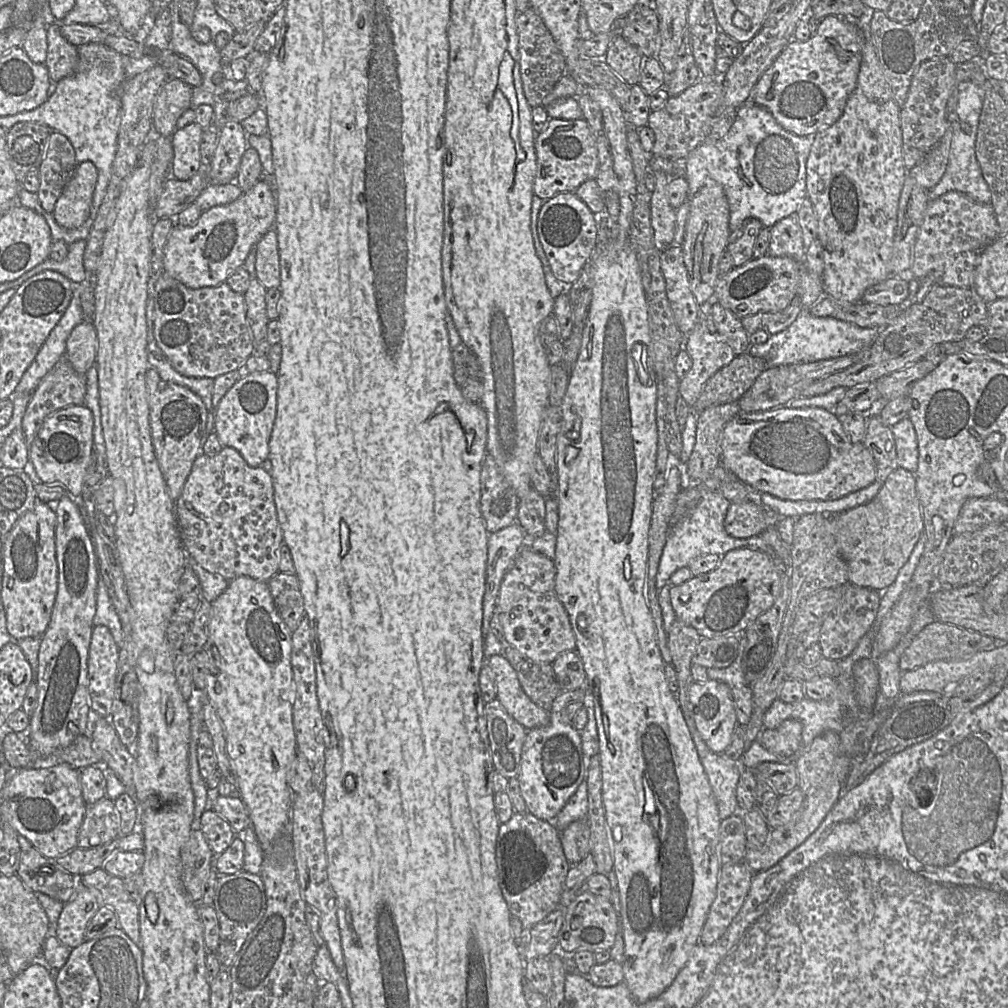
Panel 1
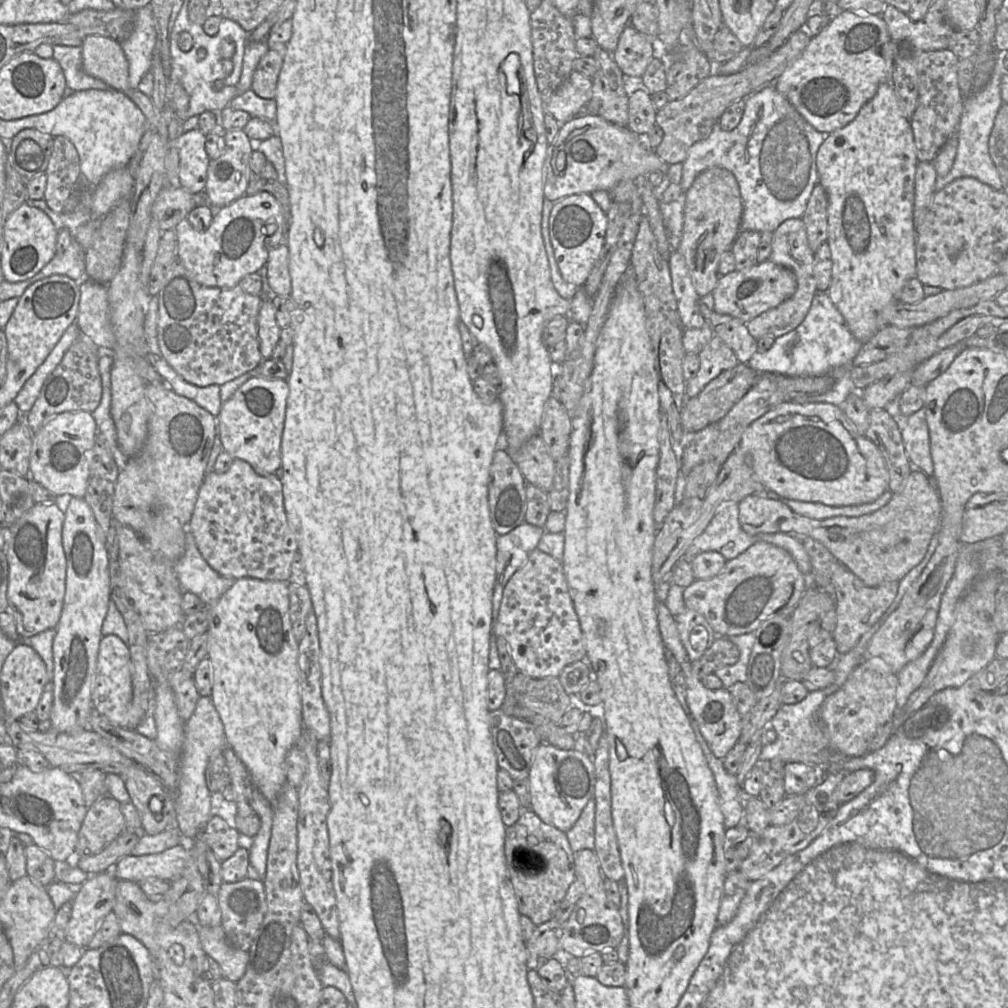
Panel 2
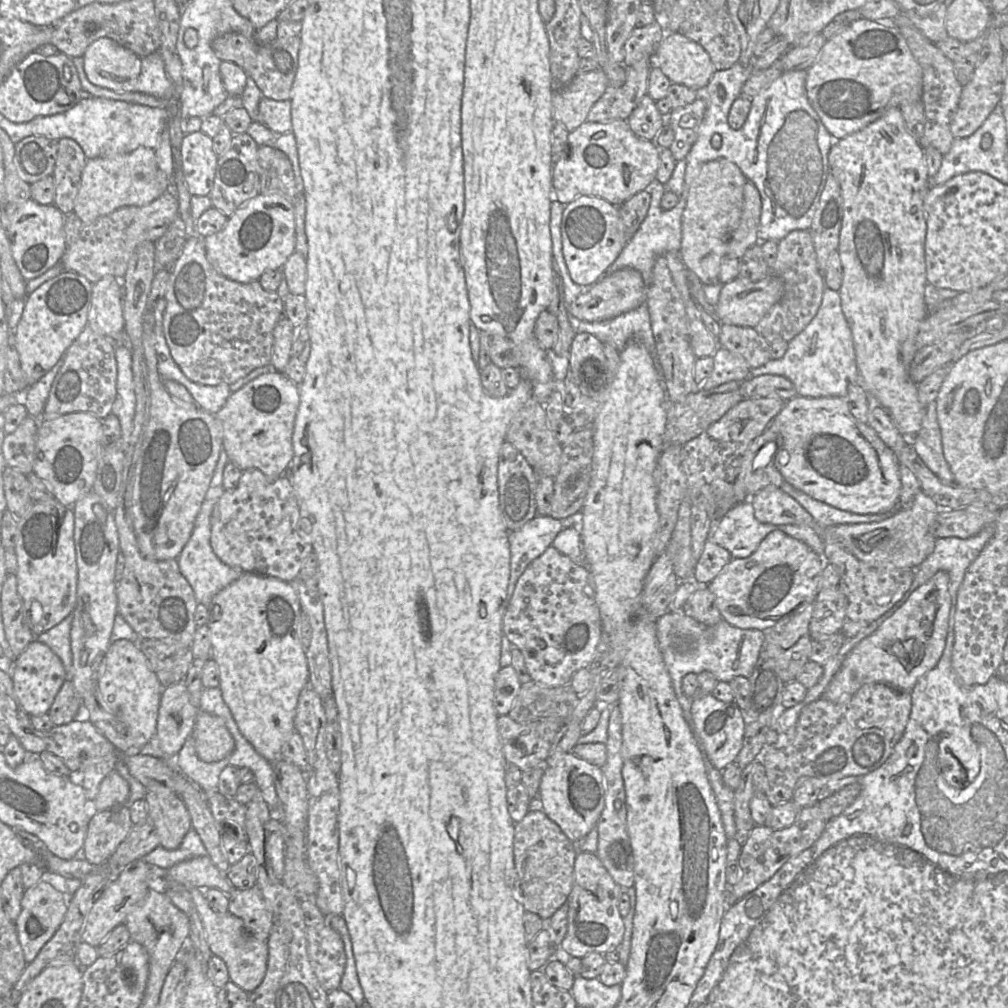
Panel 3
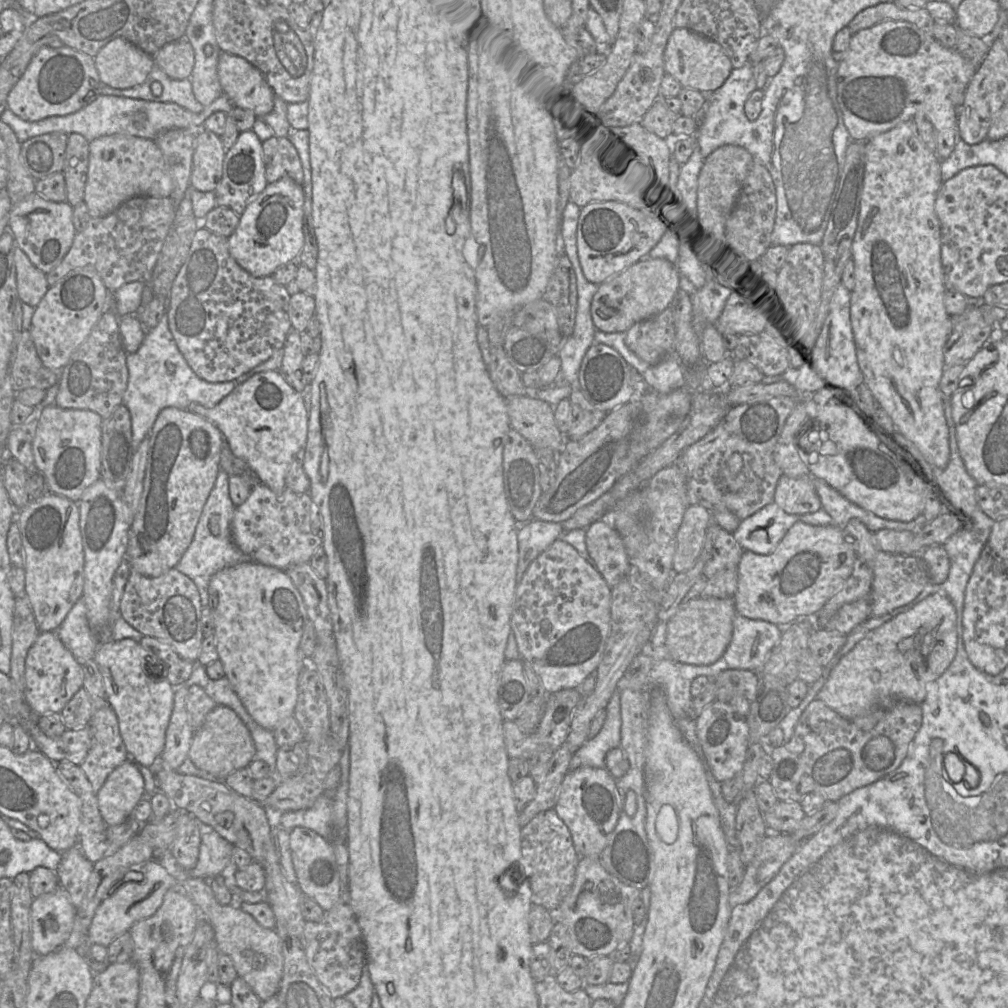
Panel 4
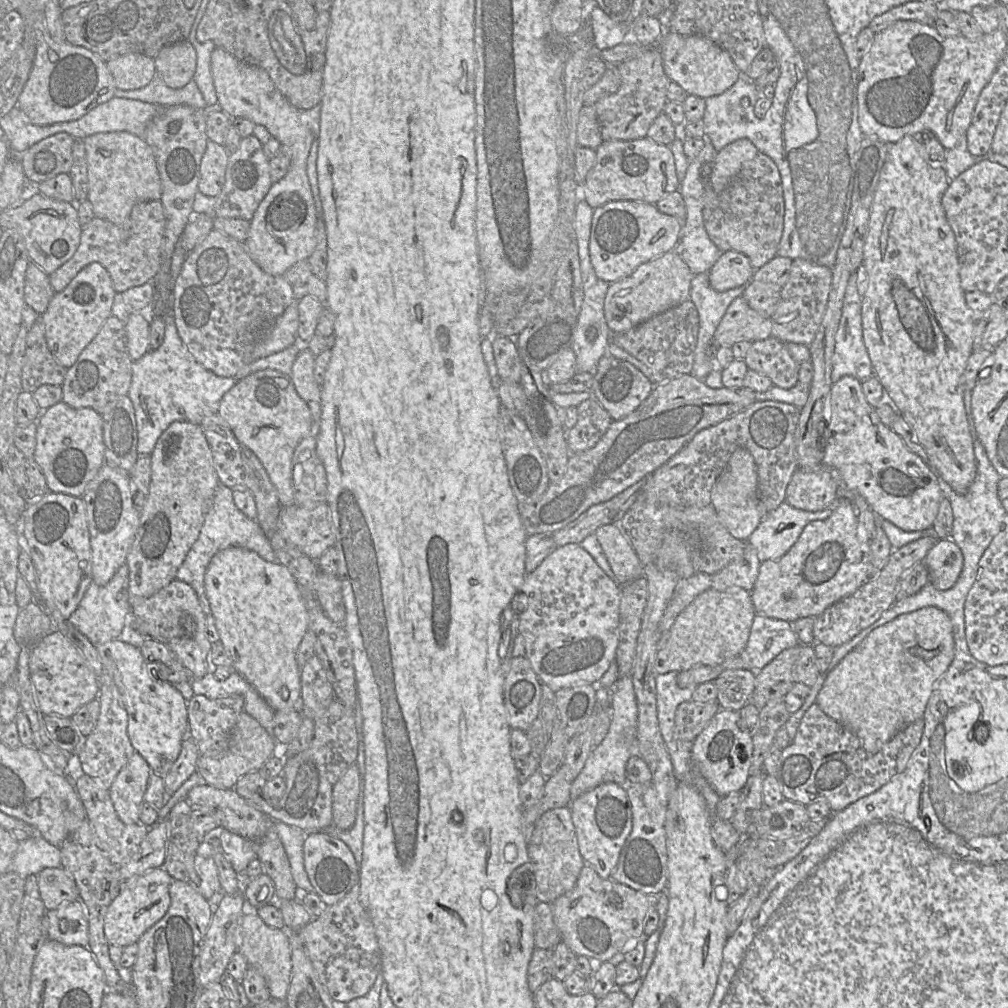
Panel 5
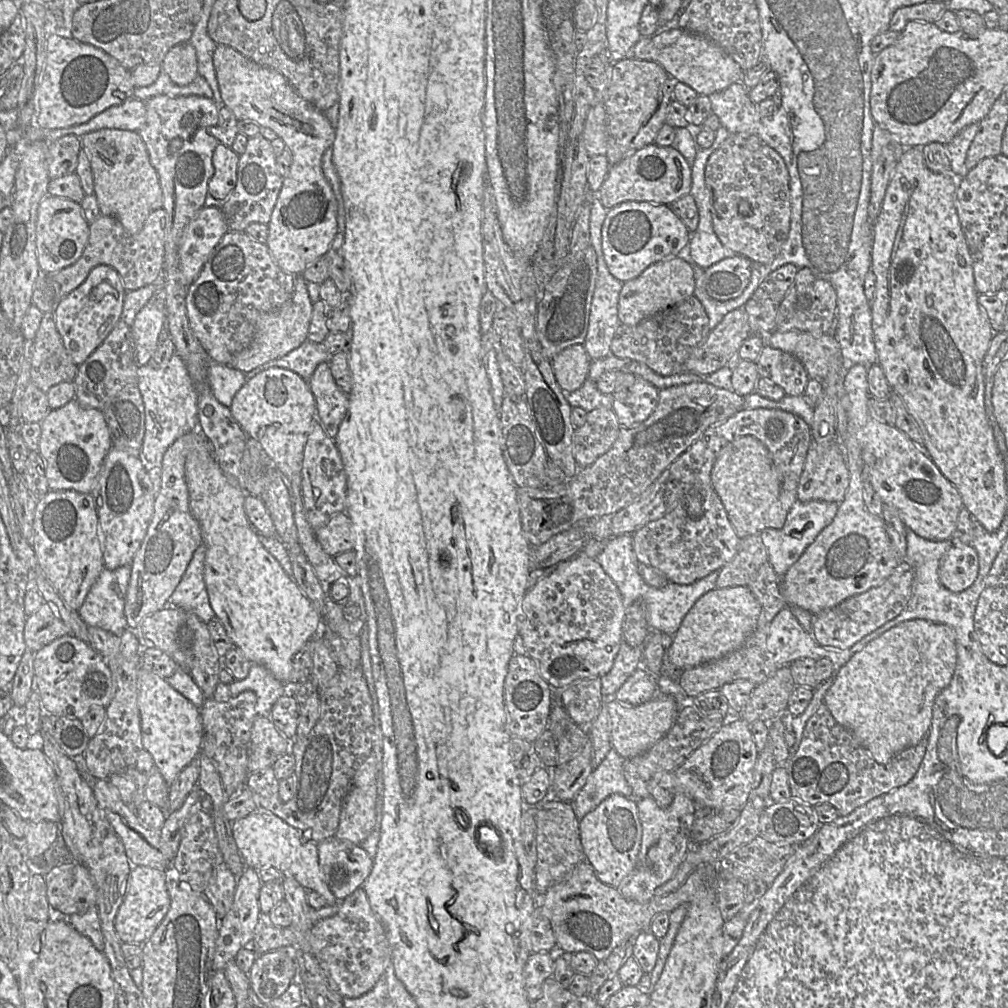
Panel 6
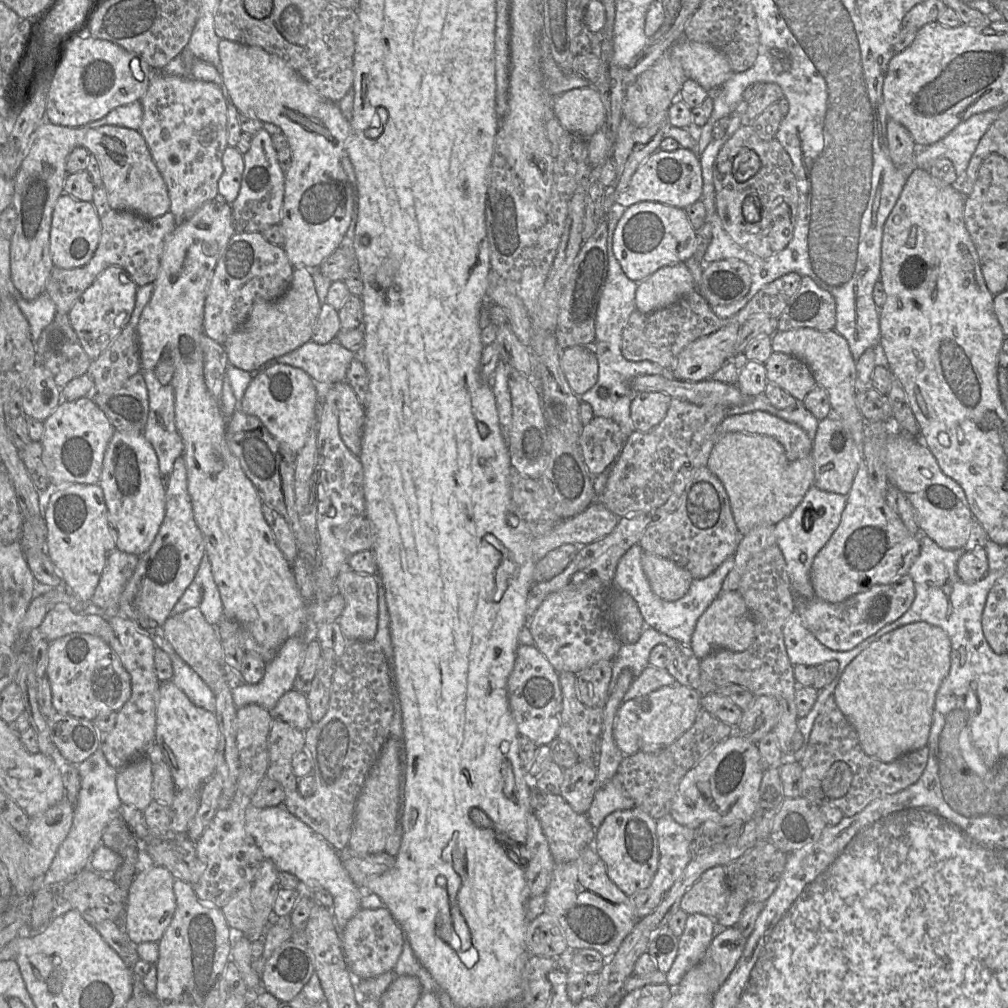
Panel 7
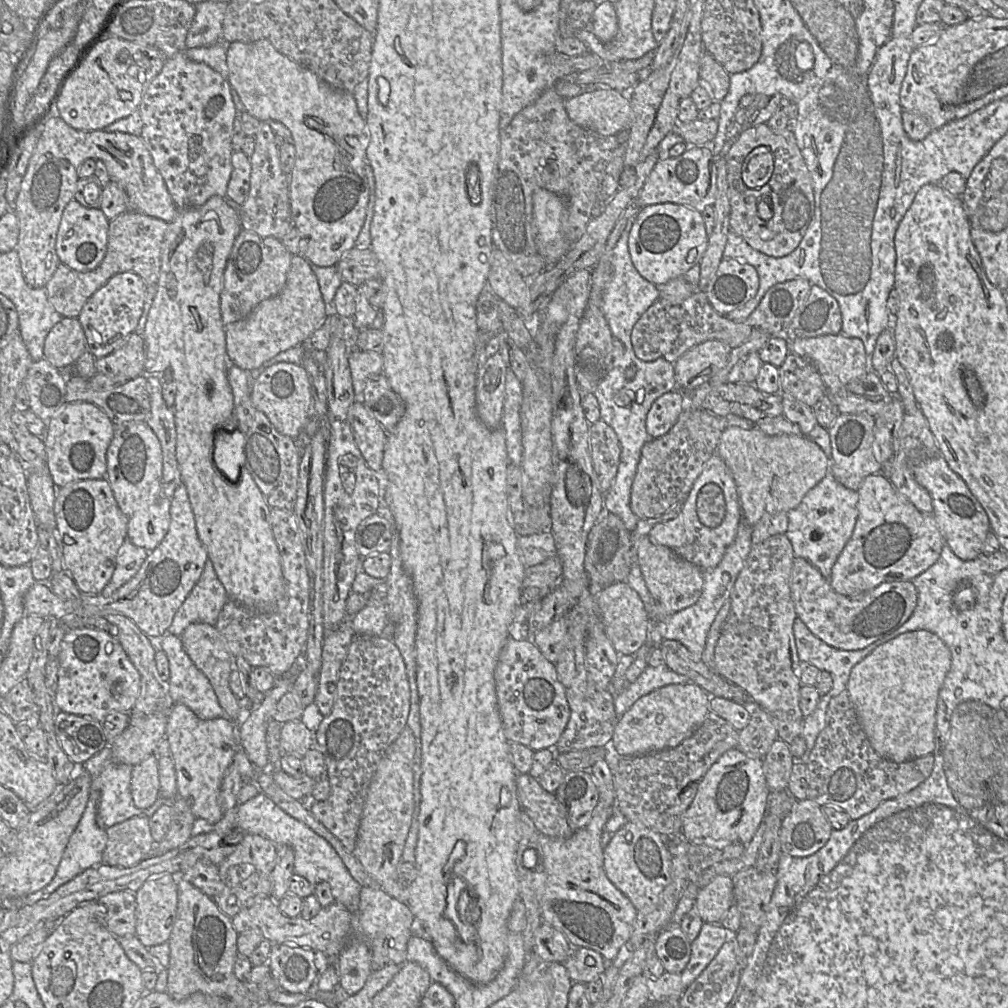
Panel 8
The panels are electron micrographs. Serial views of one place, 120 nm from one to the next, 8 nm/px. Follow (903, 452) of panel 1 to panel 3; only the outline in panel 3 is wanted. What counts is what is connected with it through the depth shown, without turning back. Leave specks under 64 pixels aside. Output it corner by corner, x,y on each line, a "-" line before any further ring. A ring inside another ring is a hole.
935,402
927,405
920,431
909,440
918,456
941,481
954,484
954,476
943,455

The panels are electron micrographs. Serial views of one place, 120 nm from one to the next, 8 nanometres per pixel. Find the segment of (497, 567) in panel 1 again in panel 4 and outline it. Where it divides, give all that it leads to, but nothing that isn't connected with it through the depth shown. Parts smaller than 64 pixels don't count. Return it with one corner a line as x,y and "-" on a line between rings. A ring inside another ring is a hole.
531,518
518,529
518,563
516,580
524,576
529,565
563,534
561,523

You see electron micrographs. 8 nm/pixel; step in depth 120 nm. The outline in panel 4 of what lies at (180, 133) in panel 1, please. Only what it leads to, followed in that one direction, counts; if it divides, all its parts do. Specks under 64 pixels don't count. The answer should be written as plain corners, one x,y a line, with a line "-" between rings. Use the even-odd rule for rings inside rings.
210,131
196,135
190,186
201,192
214,192
222,178
226,151
220,137

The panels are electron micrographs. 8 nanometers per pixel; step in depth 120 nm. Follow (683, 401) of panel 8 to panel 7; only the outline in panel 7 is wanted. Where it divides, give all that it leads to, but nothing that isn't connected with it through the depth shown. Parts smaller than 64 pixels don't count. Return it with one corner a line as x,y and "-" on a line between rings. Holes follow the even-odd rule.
637,392
631,401
630,415
634,427
648,432
666,416
672,397
662,392

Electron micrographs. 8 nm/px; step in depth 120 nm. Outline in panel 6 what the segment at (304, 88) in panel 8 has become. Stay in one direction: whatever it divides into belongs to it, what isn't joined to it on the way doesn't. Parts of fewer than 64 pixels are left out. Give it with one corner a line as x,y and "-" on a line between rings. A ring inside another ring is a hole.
217,44
213,53
213,65
222,103
231,110
236,119
251,120
260,127
272,129
291,151
291,165
289,172
283,177
280,192
267,223
268,236
265,244
282,270
292,275
300,275
308,265
326,255
338,232
337,201
322,170
322,156
334,142
335,127
324,112
302,98
280,72
256,64
232,47

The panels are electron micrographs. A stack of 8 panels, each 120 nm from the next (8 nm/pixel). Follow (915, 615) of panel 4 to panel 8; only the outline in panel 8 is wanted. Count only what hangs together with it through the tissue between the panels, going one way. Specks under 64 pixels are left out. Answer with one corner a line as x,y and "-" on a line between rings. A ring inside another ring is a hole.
902,633
877,646
851,670
846,690
876,753
901,763
933,755
938,687
945,683
951,653
934,633

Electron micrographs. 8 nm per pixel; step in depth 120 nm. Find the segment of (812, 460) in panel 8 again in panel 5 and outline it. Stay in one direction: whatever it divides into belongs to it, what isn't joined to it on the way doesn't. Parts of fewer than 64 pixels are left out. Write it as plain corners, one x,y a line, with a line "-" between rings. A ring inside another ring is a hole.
736,449
730,456
723,473
718,477
710,492
711,505
719,520
736,539
747,541
767,513
761,509
758,498
758,474
751,453

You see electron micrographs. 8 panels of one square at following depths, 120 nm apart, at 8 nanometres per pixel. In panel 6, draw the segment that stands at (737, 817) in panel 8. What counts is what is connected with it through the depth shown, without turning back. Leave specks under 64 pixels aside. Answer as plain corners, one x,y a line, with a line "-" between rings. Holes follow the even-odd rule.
740,713
731,714
730,717
728,722
697,748
681,766
649,781
648,791
659,807
668,808
677,794
684,794
698,806
715,812
723,809
741,810
745,806
751,796
759,751
749,723
740,718

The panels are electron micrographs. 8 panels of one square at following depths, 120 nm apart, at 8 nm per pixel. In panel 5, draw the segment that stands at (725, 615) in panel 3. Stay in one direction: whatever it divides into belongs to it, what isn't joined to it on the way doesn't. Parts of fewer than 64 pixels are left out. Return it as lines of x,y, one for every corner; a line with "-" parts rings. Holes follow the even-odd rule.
838,499
828,519
808,523
794,545
778,560
762,561
751,600
757,614
794,623
802,617
815,618
828,607
854,593
879,572
871,562
869,543
862,543
857,536
857,509
847,499

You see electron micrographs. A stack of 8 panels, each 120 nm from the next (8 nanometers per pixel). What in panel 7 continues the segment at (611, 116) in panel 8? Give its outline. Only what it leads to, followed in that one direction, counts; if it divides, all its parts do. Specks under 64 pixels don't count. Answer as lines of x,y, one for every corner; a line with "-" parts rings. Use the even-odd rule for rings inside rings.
592,86
574,88
553,96
553,108
560,124
583,138
589,138
606,121
600,93

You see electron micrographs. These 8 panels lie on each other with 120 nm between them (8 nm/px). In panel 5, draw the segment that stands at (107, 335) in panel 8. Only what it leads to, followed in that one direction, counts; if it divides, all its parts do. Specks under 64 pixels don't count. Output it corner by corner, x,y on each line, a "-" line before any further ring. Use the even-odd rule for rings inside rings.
97,262
85,266
61,292
55,293
47,310
40,315
45,328
45,338
50,352
58,364
70,368
75,364
81,352
100,331
105,321
112,315
112,306
116,291
108,271

